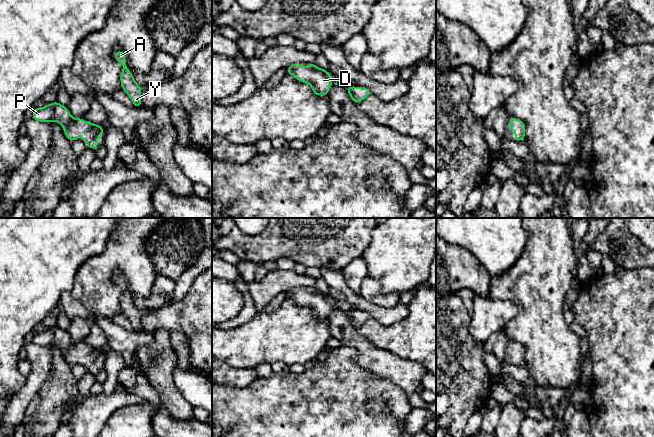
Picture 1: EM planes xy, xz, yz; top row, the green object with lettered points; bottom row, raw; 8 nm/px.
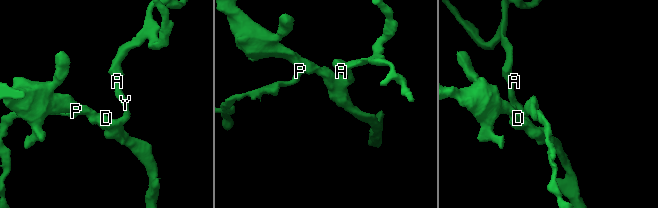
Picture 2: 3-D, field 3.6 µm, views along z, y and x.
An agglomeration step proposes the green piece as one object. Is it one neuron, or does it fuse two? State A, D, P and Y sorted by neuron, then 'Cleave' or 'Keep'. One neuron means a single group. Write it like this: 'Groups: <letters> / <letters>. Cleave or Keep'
Groups: A D P Y. Keep

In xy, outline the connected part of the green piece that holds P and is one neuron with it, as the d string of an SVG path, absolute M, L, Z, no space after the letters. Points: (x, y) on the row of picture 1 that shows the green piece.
M57 101L41 108L34 108L32 119L39 122L59 122L70 141L79 140L79 132L82 131L84 142L93 150L98 147L98 136L104 134L100 125L84 121L82 118L73 118L67 107Z

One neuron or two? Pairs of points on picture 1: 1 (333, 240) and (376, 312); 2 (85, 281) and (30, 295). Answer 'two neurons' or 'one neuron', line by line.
1: two neurons
2: two neurons

